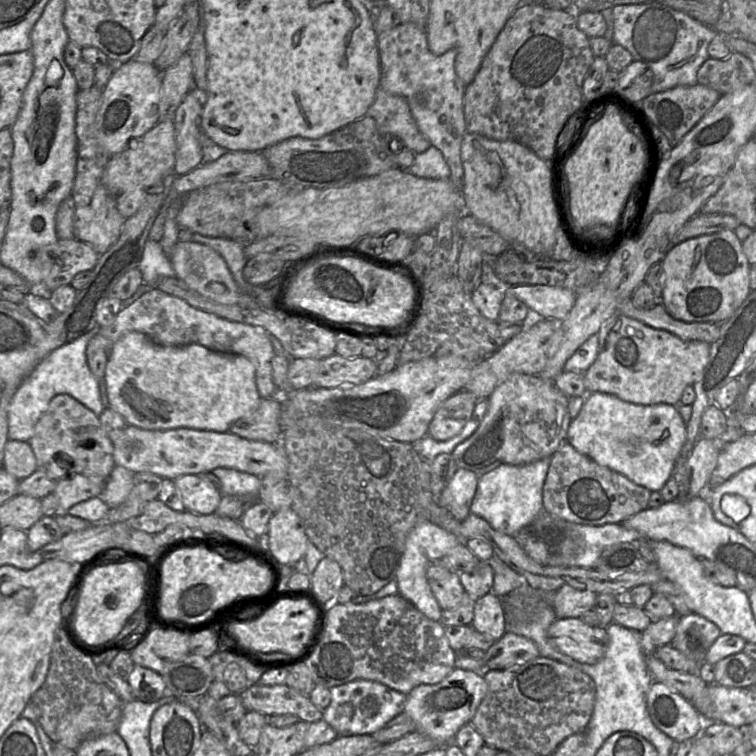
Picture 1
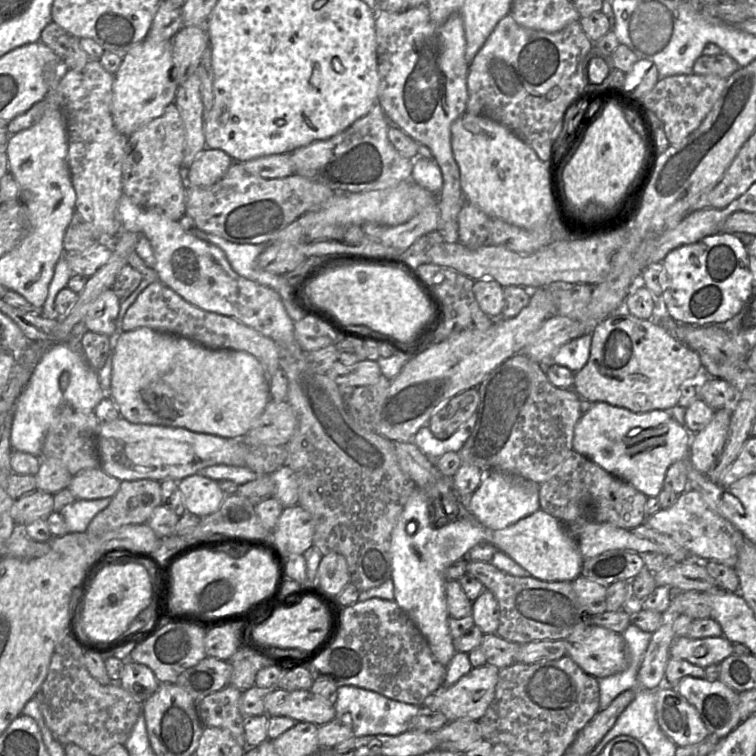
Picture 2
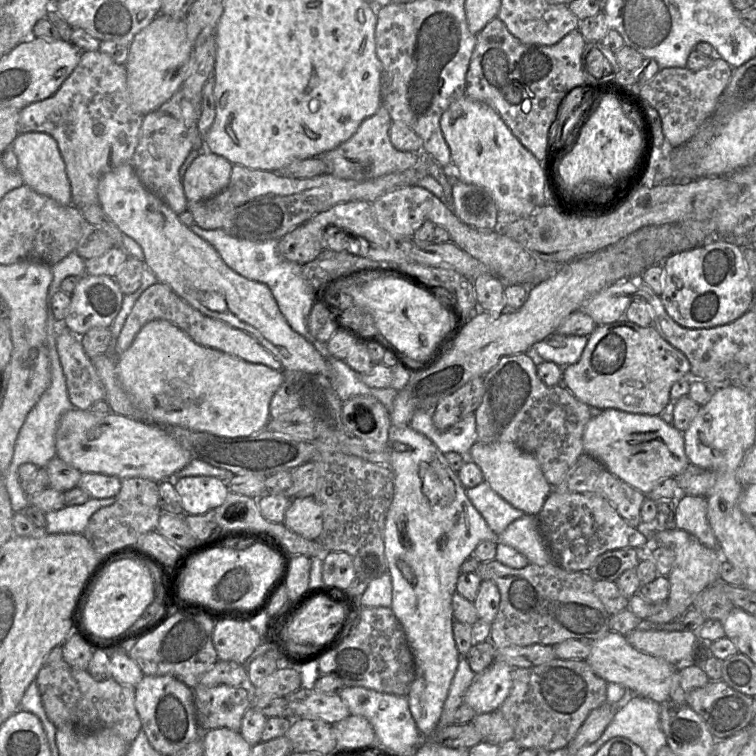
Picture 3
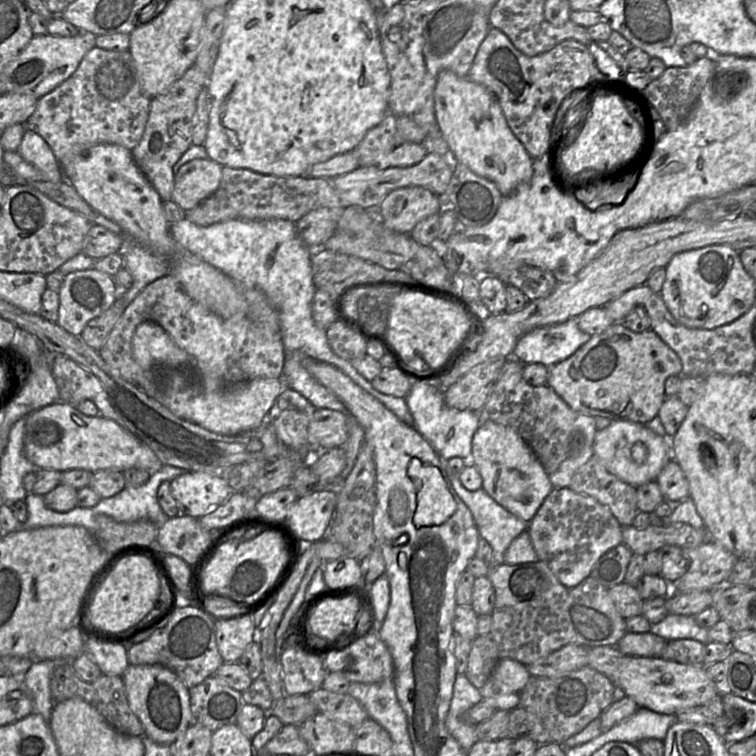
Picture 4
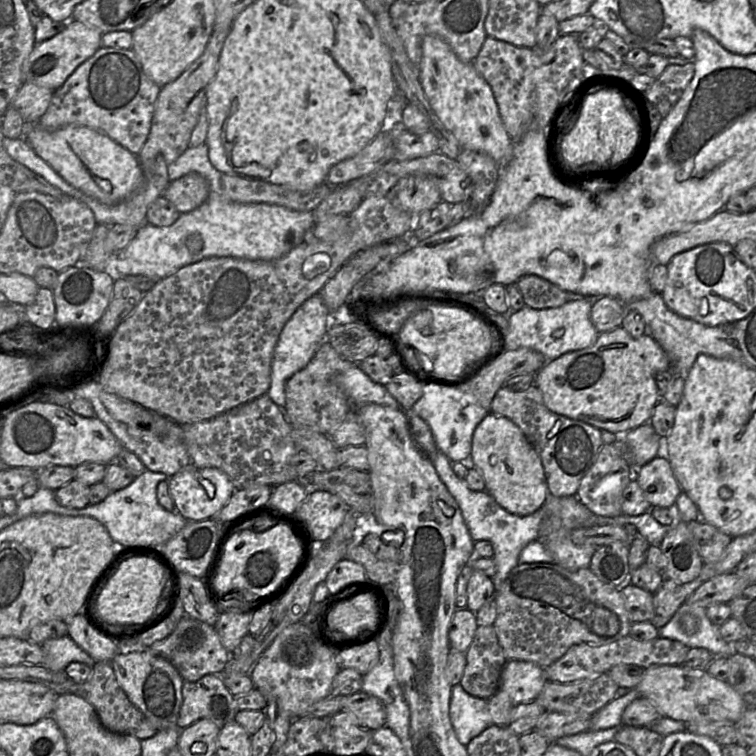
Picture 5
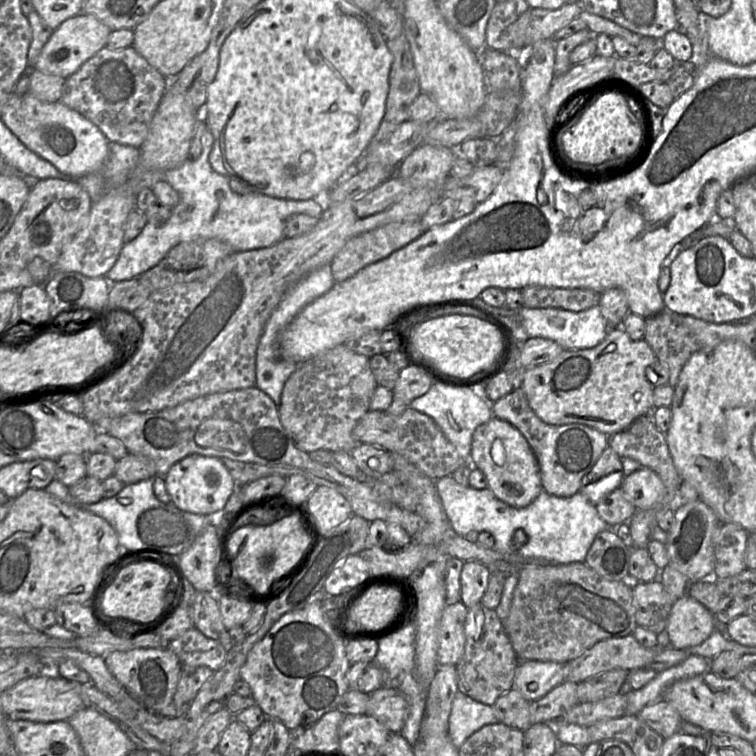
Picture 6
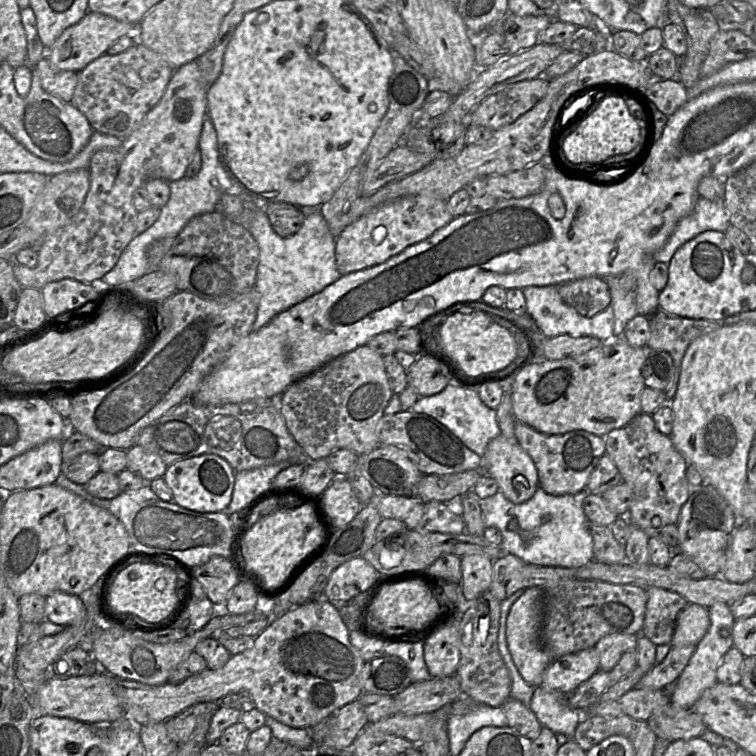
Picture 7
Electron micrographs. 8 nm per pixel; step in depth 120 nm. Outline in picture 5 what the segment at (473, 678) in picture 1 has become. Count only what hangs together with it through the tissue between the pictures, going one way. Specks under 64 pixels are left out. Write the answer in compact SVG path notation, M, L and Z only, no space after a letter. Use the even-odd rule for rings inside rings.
M508 660L504 665L499 683L499 690L505 692L513 705L535 700L547 682L544 668L522 660Z

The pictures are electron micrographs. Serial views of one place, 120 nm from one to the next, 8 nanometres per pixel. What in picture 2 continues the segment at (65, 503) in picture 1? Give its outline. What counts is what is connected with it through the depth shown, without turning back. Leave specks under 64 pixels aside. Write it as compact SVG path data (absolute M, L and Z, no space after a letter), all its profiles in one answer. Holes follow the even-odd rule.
M101 467L88 468L73 476L67 487L77 499L101 499L113 497L121 481L107 474Z

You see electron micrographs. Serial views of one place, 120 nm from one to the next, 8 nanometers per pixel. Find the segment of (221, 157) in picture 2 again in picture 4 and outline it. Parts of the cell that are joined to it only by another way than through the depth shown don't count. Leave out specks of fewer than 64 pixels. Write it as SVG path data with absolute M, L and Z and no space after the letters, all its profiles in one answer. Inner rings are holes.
M194 159L174 174L172 201L189 211L214 194L221 181L223 166L207 159Z

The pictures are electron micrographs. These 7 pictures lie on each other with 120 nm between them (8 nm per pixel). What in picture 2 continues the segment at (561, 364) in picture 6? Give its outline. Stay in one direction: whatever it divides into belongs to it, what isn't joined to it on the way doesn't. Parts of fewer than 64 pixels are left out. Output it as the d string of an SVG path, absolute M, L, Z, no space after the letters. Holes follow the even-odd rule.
M623 308L600 322L591 332L592 343L586 365L574 373L574 391L581 399L605 402L635 413L652 410L670 411L678 405L681 386L699 379L703 367L699 354L677 340L667 329L652 319L643 320Z

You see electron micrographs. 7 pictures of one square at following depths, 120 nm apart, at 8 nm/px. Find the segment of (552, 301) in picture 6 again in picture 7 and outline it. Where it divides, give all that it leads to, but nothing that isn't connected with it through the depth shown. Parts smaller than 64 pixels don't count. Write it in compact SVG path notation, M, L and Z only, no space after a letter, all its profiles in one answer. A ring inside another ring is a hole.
M587 277L559 285L562 300L580 315L593 317L612 302L610 289L600 277Z

